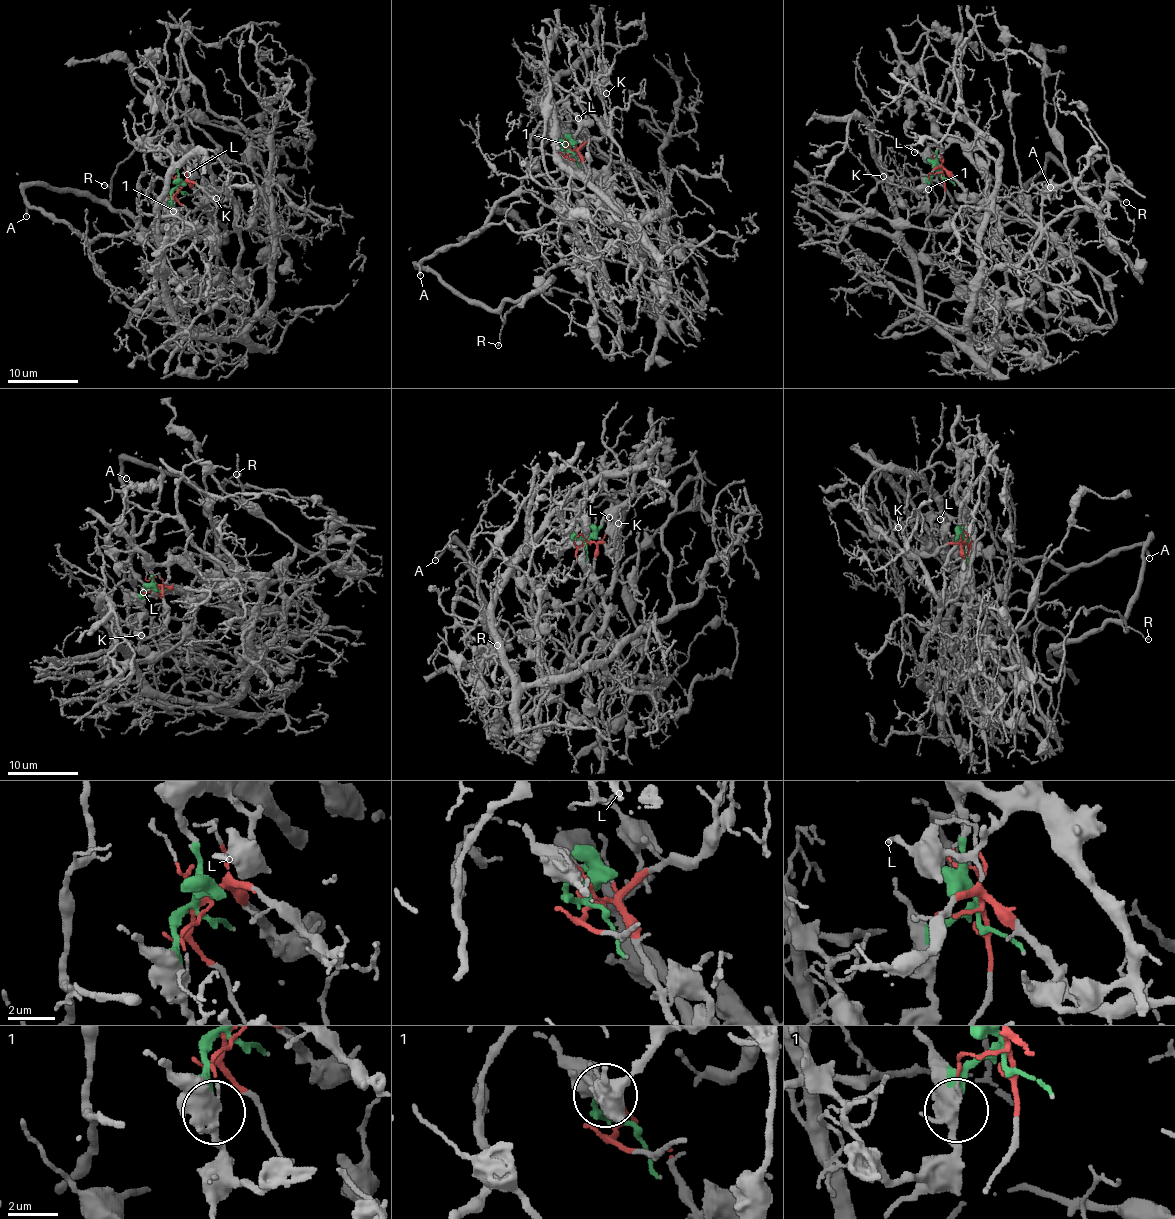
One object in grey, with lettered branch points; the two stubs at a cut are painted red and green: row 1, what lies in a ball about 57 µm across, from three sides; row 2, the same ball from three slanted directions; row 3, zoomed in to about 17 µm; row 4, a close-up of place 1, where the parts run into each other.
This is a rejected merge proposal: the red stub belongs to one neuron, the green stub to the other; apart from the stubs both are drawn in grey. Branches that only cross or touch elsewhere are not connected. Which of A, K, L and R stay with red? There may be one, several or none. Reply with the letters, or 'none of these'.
K

